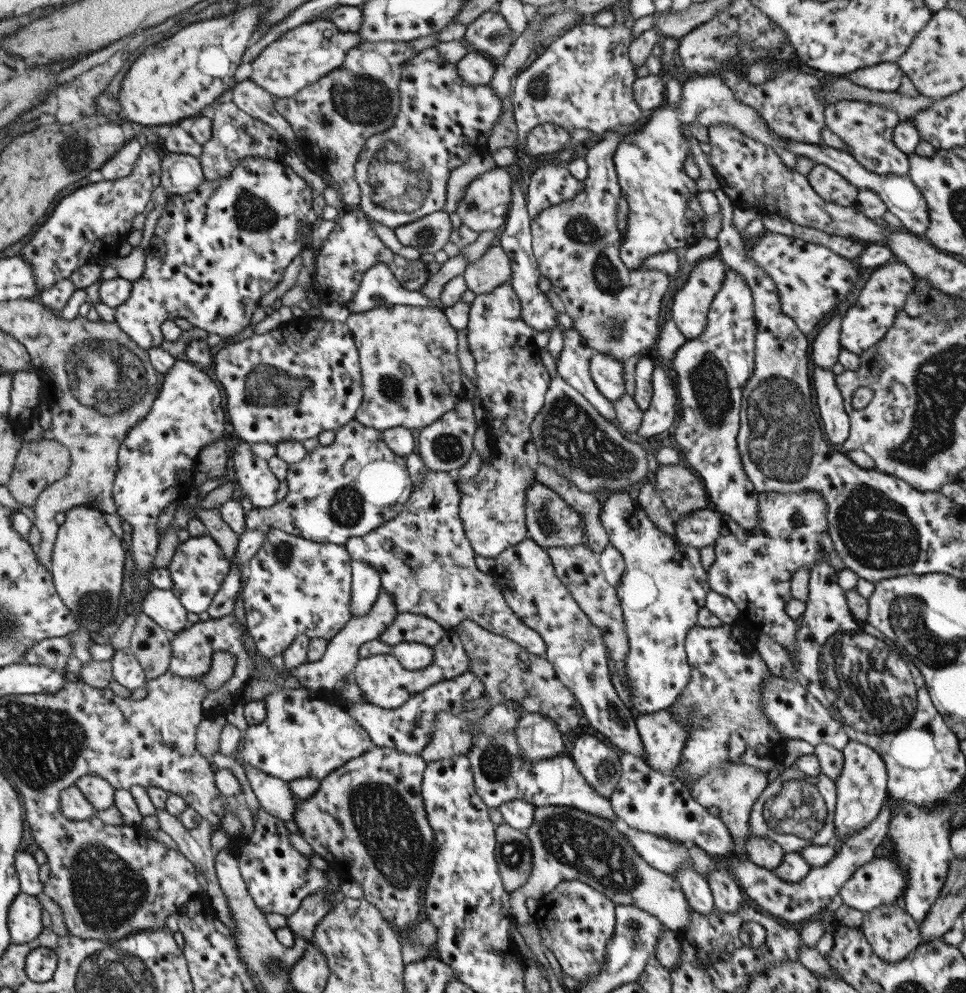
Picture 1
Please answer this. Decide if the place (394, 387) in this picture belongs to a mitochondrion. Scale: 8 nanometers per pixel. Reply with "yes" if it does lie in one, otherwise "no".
yes

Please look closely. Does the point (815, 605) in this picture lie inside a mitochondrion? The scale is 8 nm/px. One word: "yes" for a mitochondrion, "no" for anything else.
no

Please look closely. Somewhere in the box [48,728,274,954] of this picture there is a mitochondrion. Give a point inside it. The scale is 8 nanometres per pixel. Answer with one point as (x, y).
(107, 893)

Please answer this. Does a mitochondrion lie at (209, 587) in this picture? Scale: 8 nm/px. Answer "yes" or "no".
no

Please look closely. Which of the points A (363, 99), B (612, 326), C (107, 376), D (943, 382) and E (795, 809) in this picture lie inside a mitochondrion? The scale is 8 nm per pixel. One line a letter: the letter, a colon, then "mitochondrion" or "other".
A: mitochondrion
B: mitochondrion
C: mitochondrion
D: mitochondrion
E: mitochondrion

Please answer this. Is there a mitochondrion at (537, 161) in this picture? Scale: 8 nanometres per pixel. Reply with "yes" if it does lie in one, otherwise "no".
no

